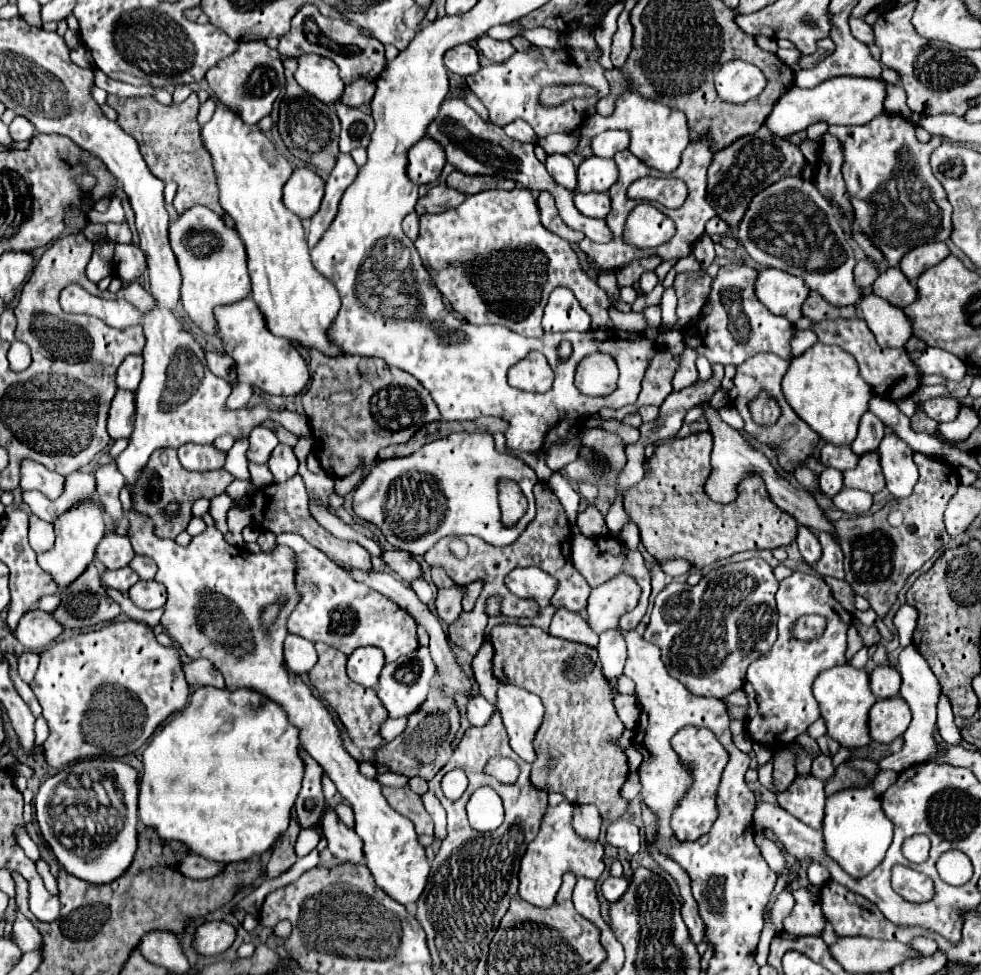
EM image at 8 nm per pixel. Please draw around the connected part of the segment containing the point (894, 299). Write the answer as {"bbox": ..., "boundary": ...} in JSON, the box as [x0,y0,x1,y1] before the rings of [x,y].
{"bbox":[872,268,918,308],"boundary":[[[886,268],[884,272],[880,272],[872,290],[876,296],[880,296],[900,308],[906,308],[918,296],[916,288],[908,282],[908,278],[902,274],[900,268]]]}

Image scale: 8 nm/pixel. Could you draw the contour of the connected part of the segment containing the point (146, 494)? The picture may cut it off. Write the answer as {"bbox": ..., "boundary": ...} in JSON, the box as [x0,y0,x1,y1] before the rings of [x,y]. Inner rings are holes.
{"bbox":[126,448,234,540],"boundary":[[[162,448],[162,450],[154,452],[154,456],[150,456],[146,468],[142,468],[142,474],[140,474],[138,482],[132,488],[128,484],[126,488],[128,488],[130,496],[132,496],[134,510],[138,510],[138,512],[152,518],[154,534],[174,540],[180,532],[186,530],[186,526],[188,526],[188,522],[192,518],[192,504],[198,498],[214,498],[214,496],[222,494],[232,480],[234,480],[234,476],[230,476],[230,472],[226,472],[224,468],[222,470],[208,470],[208,472],[184,470],[178,456],[176,456],[176,450],[174,448]],[[172,500],[180,504],[180,512],[178,512],[178,516],[174,520],[166,520],[166,518],[162,518],[162,510]]]}

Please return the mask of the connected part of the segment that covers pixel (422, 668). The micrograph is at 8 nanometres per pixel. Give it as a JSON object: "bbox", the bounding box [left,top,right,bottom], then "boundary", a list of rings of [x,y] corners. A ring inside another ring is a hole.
{"bbox":[376,646,436,718],"boundary":[[[422,646],[418,650],[414,650],[412,654],[400,656],[398,660],[386,664],[382,668],[376,694],[382,700],[382,704],[388,710],[388,714],[392,718],[400,718],[400,716],[412,714],[426,700],[434,672],[436,672],[436,666],[434,666],[434,662],[430,658],[430,652],[428,652],[428,648],[422,648]]]}

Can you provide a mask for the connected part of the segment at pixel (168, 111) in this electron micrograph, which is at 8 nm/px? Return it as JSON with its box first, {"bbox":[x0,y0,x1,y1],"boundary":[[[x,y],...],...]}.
{"bbox":[108,92,224,216],"boundary":[[[194,92],[182,104],[170,104],[170,106],[164,106],[154,98],[120,98],[120,96],[108,96],[108,106],[112,106],[118,112],[120,128],[128,132],[132,138],[136,138],[136,142],[140,144],[140,152],[150,172],[162,182],[178,184],[172,202],[178,216],[196,204],[202,204],[214,210],[218,216],[224,216],[224,210],[218,204],[218,186],[212,170],[212,158],[204,150],[200,140],[200,126],[196,122],[200,102]]]}

